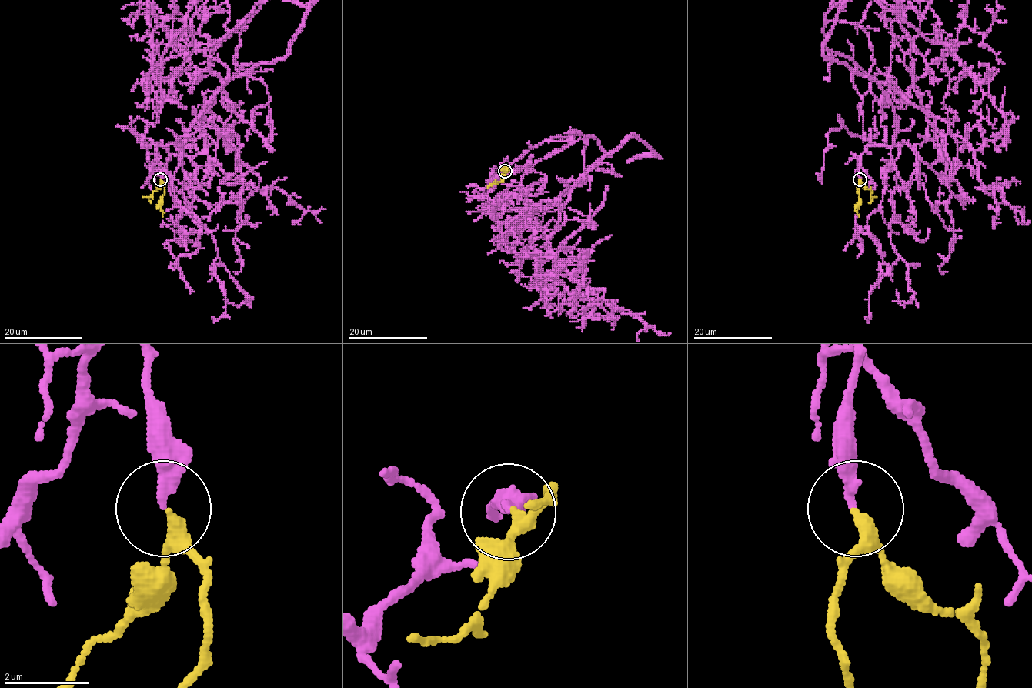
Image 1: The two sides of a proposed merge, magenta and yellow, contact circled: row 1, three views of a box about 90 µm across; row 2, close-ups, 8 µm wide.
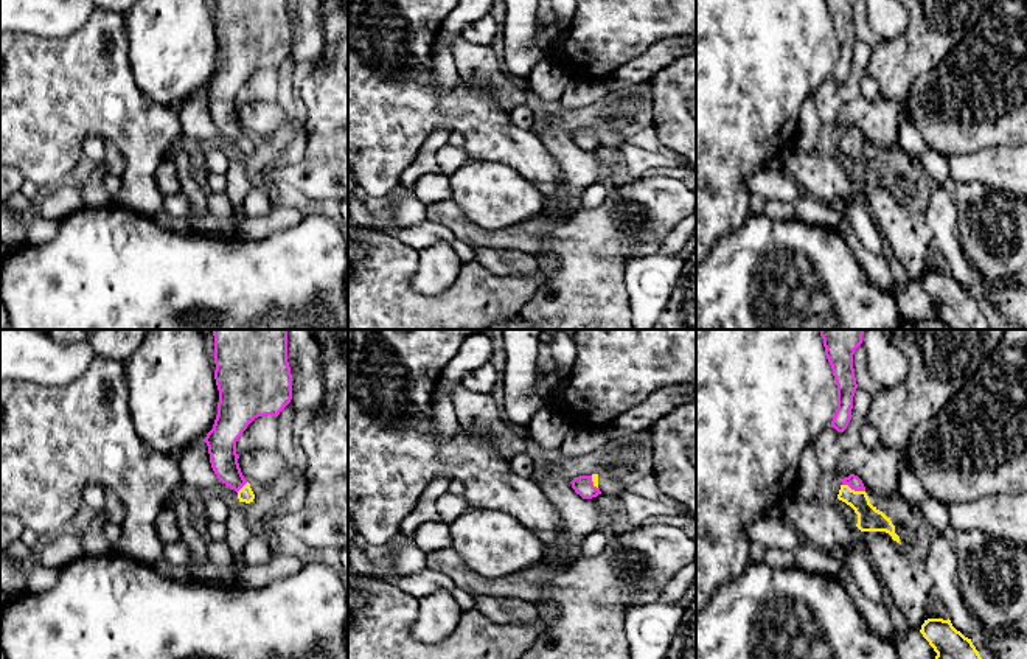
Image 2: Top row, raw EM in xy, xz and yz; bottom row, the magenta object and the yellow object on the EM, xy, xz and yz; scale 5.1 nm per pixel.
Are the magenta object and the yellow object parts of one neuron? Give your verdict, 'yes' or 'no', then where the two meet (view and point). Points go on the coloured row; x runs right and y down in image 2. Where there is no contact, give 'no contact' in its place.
yes | yz (853, 488)

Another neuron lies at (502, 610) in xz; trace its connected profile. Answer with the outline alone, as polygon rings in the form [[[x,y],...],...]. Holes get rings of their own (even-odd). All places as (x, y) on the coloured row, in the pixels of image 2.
[[[474,595],[475,609],[496,623],[531,623],[538,606],[513,597]]]

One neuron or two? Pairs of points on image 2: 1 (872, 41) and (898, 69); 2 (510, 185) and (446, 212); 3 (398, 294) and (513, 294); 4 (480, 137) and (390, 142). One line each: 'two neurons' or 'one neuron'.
1: two neurons
2: two neurons
3: one neuron
4: one neuron

